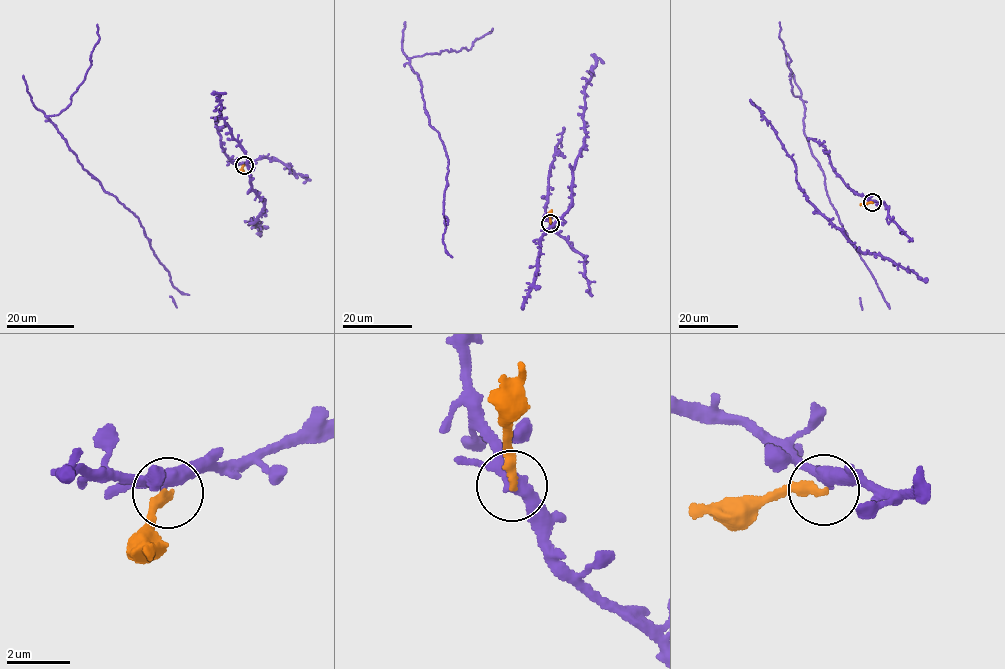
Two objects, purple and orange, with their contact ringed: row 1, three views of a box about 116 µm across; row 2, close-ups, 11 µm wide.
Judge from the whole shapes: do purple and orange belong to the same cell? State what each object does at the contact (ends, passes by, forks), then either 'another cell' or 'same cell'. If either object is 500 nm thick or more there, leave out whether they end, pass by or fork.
purple forks | orange ends | another cell

